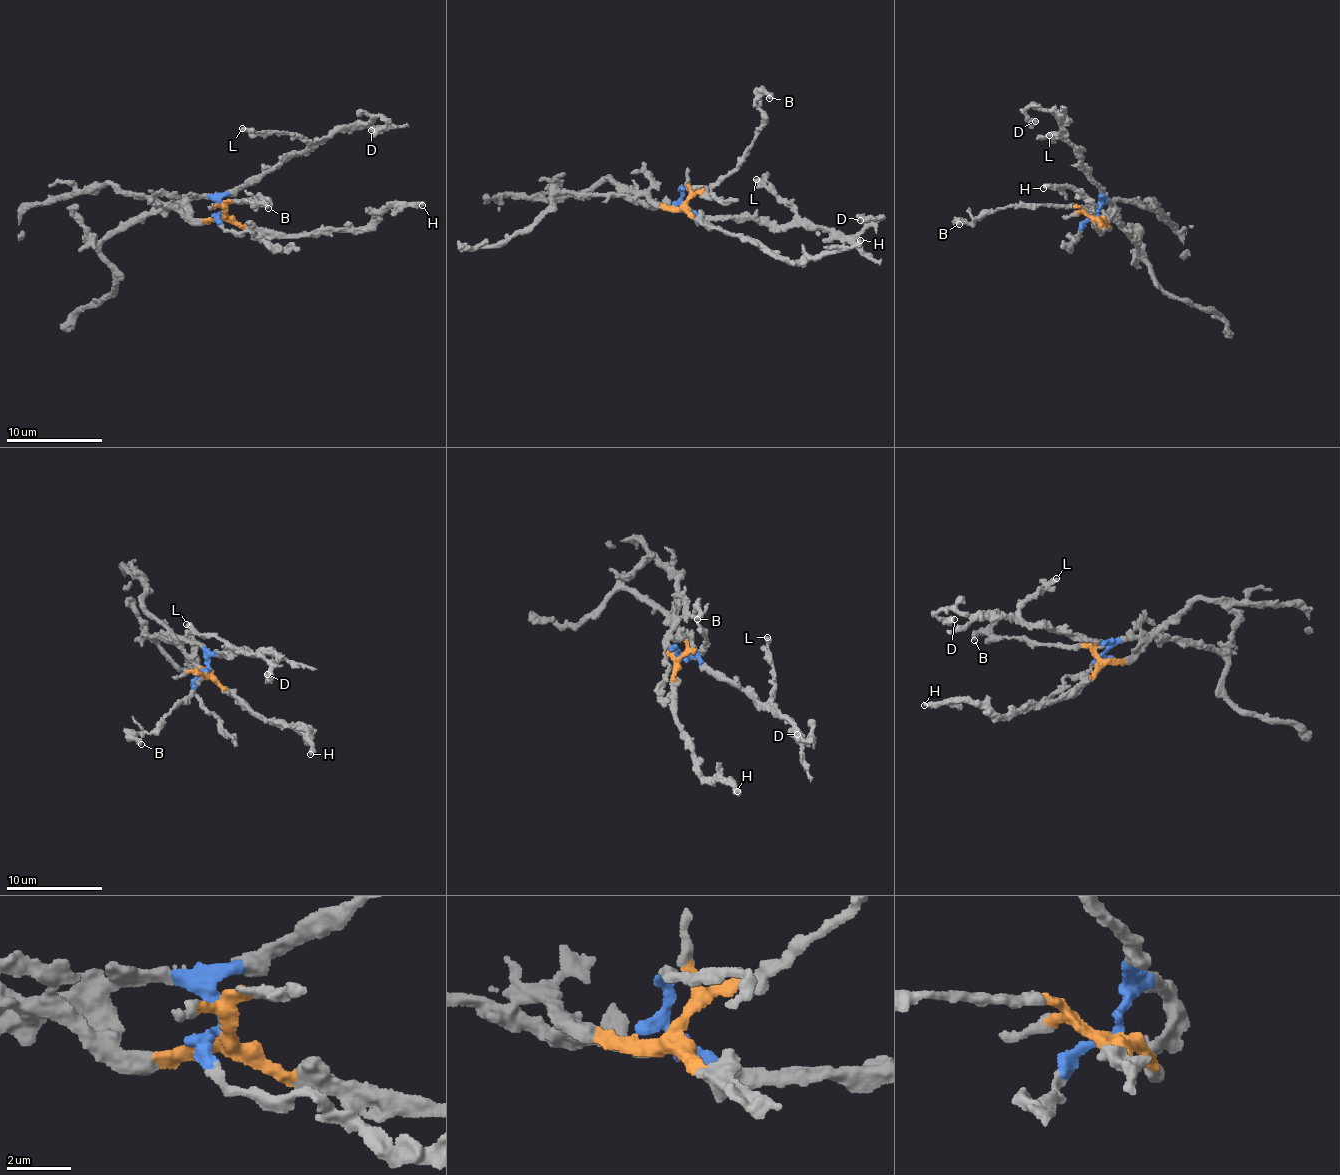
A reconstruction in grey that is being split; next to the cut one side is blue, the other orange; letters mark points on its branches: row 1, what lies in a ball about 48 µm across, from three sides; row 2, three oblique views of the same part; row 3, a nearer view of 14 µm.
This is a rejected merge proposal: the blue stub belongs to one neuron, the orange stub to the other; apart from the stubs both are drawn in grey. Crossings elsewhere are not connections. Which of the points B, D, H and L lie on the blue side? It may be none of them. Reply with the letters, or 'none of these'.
D, L

